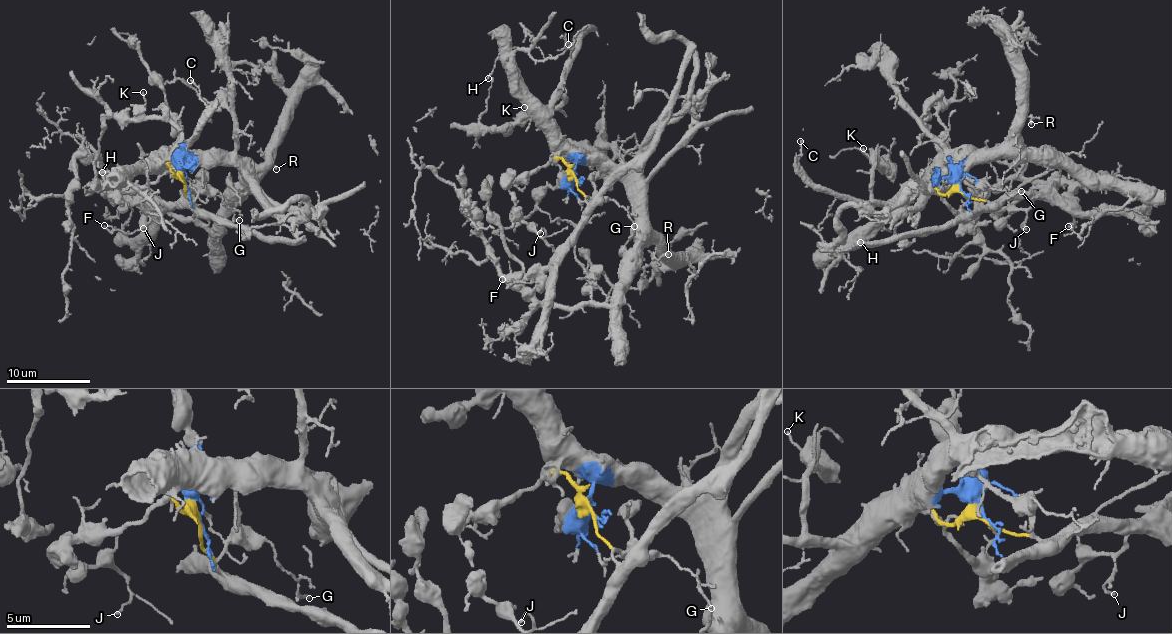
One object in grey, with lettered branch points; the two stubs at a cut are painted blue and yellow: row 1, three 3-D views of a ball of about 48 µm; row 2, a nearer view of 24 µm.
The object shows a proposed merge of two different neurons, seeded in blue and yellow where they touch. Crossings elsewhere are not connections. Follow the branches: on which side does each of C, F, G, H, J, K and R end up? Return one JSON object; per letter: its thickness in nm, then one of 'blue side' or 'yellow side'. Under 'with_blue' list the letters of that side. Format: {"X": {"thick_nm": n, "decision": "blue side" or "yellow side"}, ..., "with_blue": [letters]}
{"C": {"thick_nm": 130, "decision": "blue side"}, "F": {"thick_nm": 120, "decision": "yellow side"}, "G": {"thick_nm": 120, "decision": "yellow side"}, "H": {"thick_nm": 140, "decision": "blue side"}, "J": {"thick_nm": 140, "decision": "yellow side"}, "K": {"thick_nm": 120, "decision": "blue side"}, "R": {"thick_nm": 130, "decision": "blue side"}, "with_blue": ["C", "H", "K", "R"]}

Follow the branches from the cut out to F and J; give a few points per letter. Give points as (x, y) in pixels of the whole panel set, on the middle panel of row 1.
F: (573, 177), (578, 191), (584, 195), (586, 214), (561, 257), (556, 273), (546, 281), (509, 285), (502, 280)
J: (573, 177), (578, 191), (584, 195), (586, 214), (556, 249), (544, 239), (543, 228), (539, 233)

